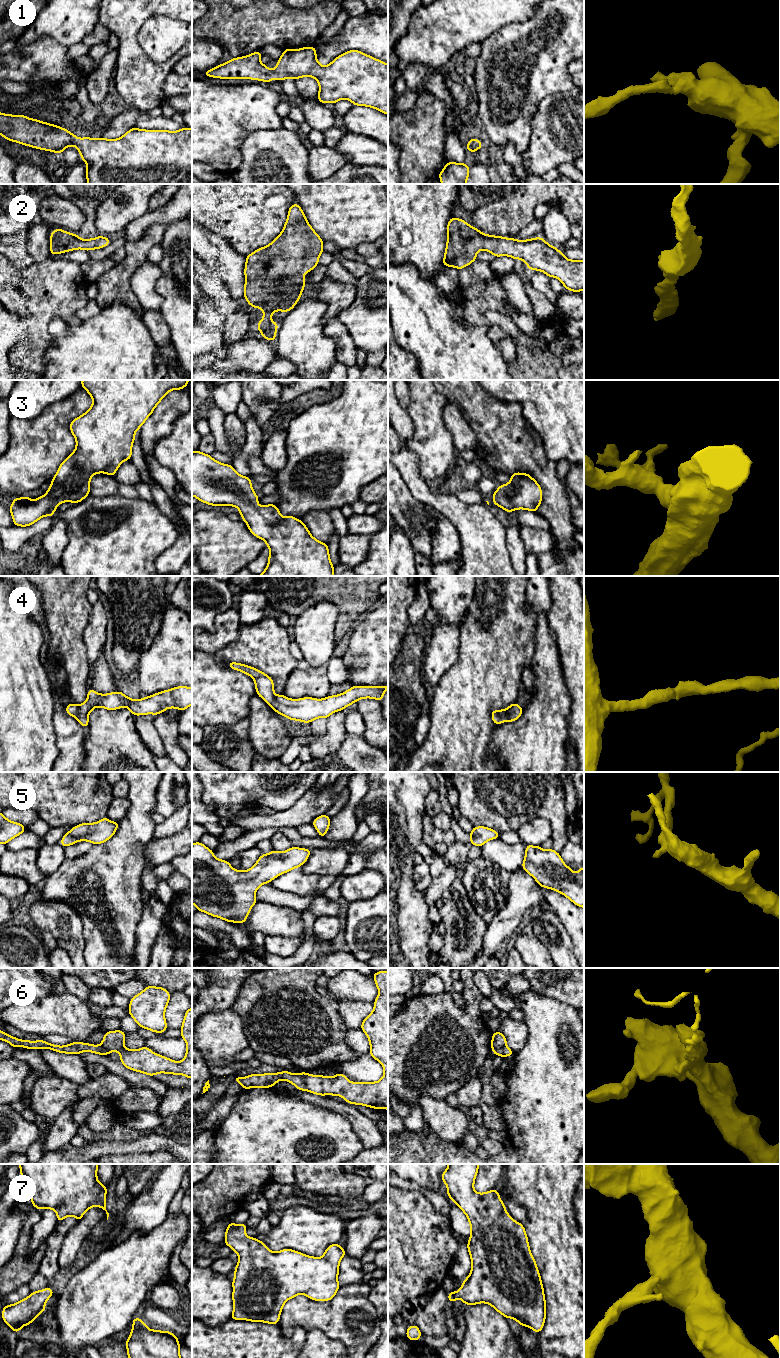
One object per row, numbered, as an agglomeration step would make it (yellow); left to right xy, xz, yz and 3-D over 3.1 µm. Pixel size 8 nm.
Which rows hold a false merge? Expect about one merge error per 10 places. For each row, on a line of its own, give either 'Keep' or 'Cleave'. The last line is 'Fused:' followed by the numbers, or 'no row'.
1: Keep
2: Keep
3: Keep
4: Keep
5: Keep
6: Cleave
7: Keep
Fused: 6

